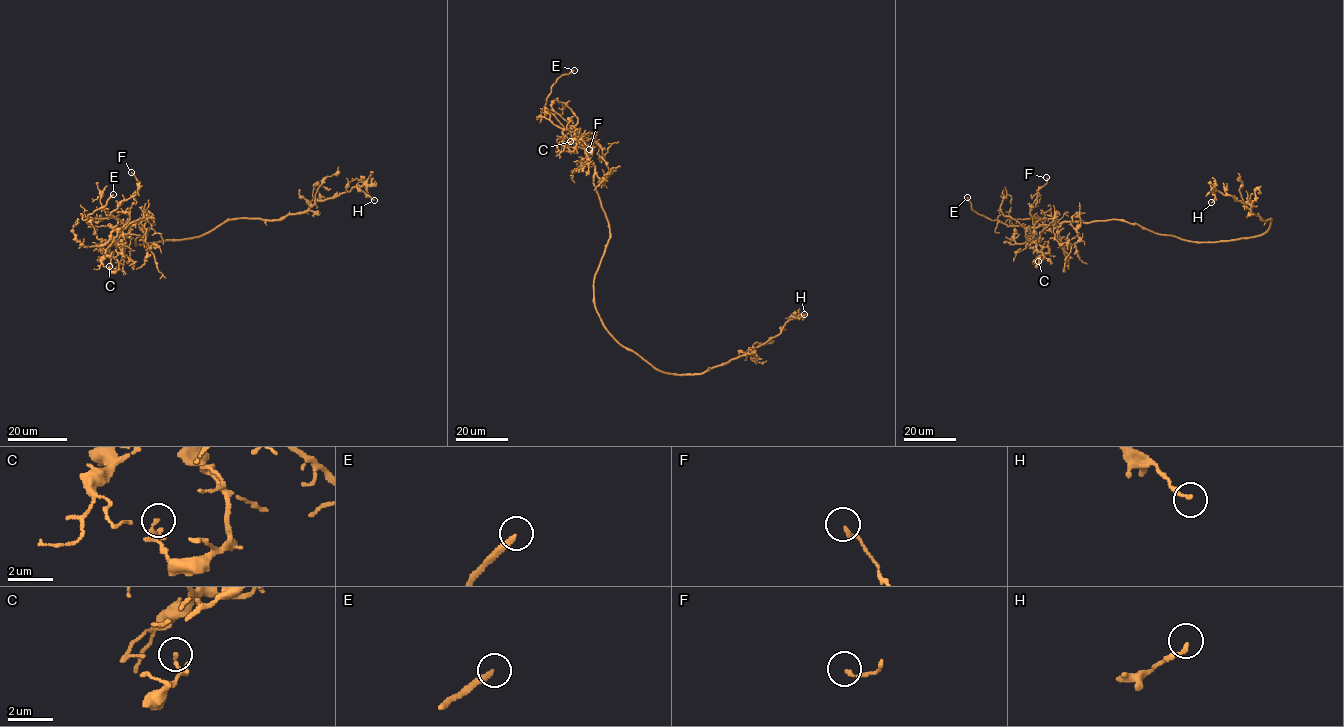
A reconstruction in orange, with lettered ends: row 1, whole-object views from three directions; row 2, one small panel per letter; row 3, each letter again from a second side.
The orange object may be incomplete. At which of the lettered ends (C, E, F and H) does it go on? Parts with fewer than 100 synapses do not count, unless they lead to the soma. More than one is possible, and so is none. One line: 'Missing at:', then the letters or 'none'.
Missing at: E

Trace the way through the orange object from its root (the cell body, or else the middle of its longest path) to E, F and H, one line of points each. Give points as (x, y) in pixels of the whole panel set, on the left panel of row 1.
E: (136, 244), (154, 224), (151, 219), (131, 227), (115, 218), (81, 213), (82, 218), (113, 194)
F: (136, 244), (154, 222), (135, 221), (131, 227), (110, 216), (136, 193), (139, 182), (131, 172)
H: (136, 244), (201, 236), (231, 219), (282, 218), (306, 211), (316, 201), (333, 198), (356, 186), (374, 200)

